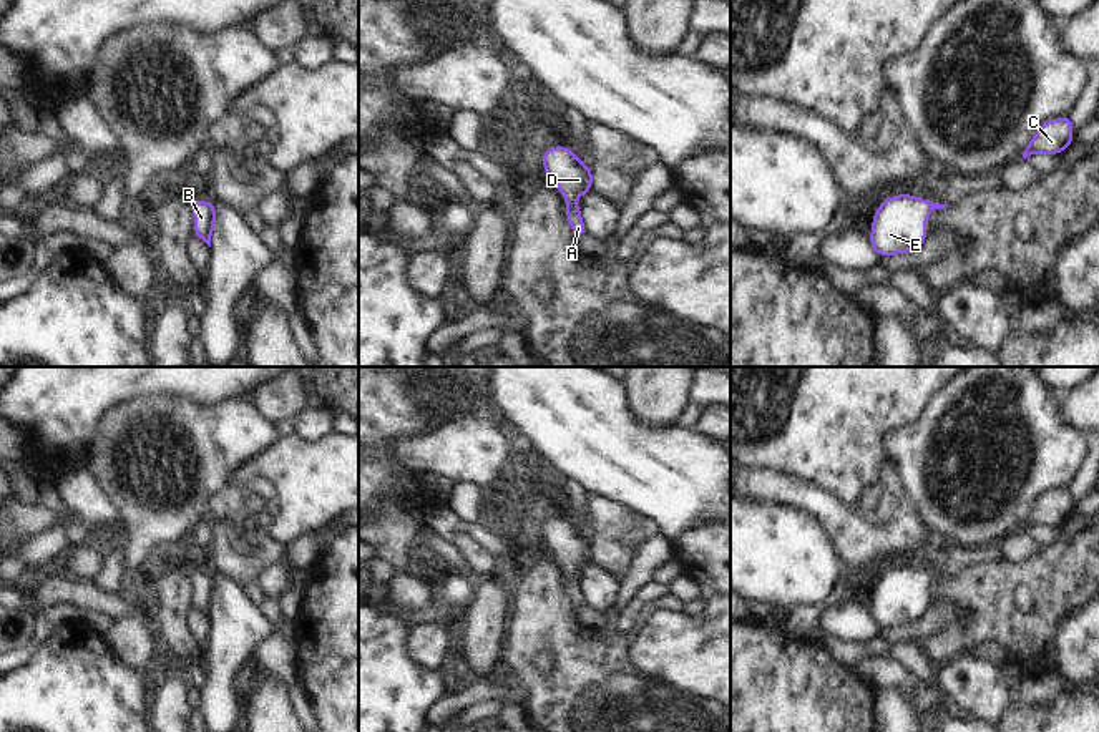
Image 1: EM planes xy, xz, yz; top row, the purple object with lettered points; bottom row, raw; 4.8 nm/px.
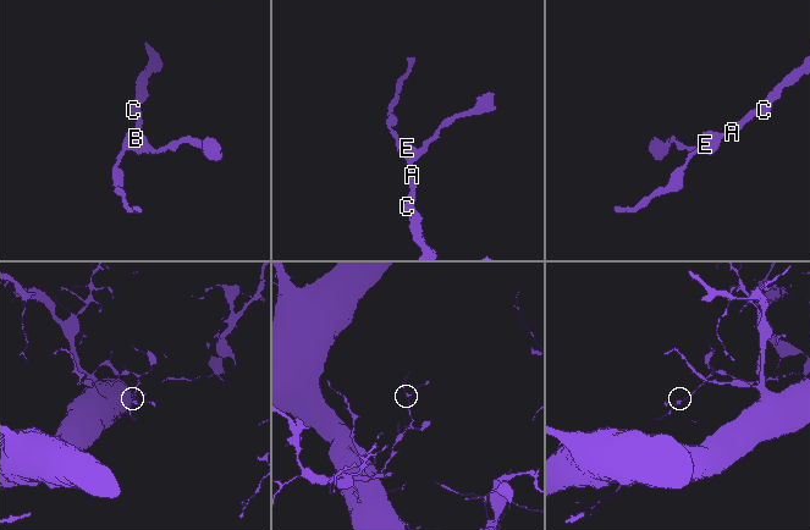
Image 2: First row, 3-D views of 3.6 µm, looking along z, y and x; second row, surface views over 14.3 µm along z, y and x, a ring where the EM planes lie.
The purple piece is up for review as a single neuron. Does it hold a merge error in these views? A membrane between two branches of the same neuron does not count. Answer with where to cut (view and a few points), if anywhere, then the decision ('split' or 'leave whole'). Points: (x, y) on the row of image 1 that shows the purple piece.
no cut; leave whole

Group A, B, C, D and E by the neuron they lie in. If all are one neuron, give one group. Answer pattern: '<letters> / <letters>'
A B C D E

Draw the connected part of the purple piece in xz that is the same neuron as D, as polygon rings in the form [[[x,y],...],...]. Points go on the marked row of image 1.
[[[564,144],[545,149],[541,163],[545,164],[546,179],[553,181],[564,194],[568,224],[578,239],[584,232],[584,222],[574,198],[586,196],[591,191],[591,166],[584,166],[579,156]]]

